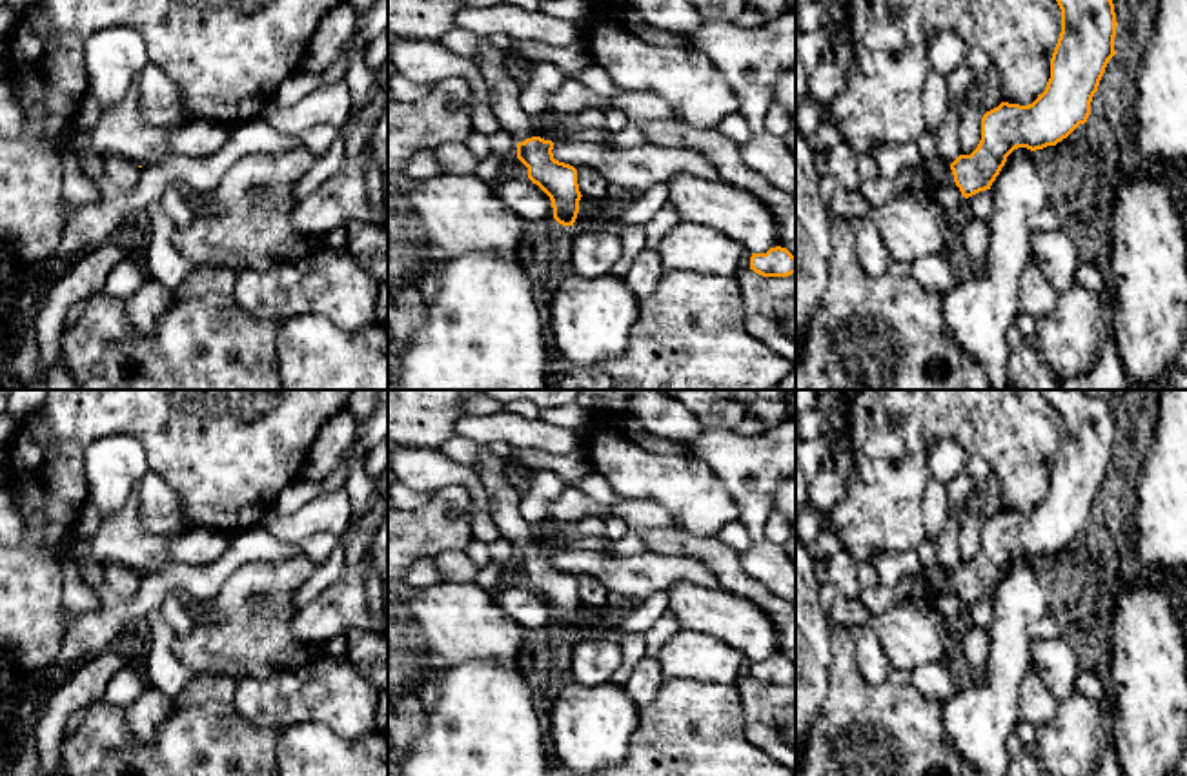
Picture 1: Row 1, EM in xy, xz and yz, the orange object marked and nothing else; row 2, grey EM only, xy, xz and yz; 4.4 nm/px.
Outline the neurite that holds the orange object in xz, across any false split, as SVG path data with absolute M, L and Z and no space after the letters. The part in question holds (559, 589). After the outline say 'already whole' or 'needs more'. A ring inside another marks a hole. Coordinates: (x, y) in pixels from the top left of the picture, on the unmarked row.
M481 446L472 466L488 495L490 508L501 536L517 548L517 567L528 576L528 587L552 608L553 627L573 634L579 621L581 599L577 577L553 567L553 550L541 546L533 523L521 516L521 492L504 477L506 461Z | needs more

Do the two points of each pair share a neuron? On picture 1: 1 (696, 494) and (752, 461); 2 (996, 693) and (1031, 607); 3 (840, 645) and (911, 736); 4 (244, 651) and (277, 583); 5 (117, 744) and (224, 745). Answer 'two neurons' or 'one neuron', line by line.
1: two neurons
2: one neuron
3: one neuron
4: one neuron
5: one neuron

